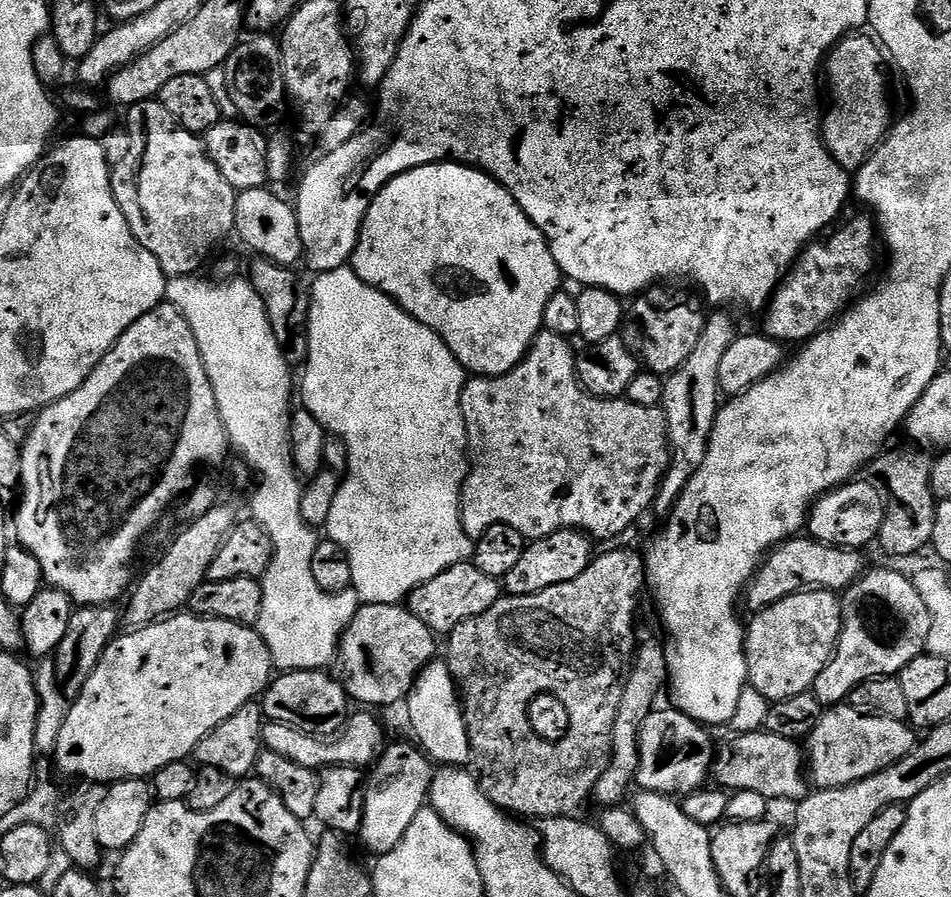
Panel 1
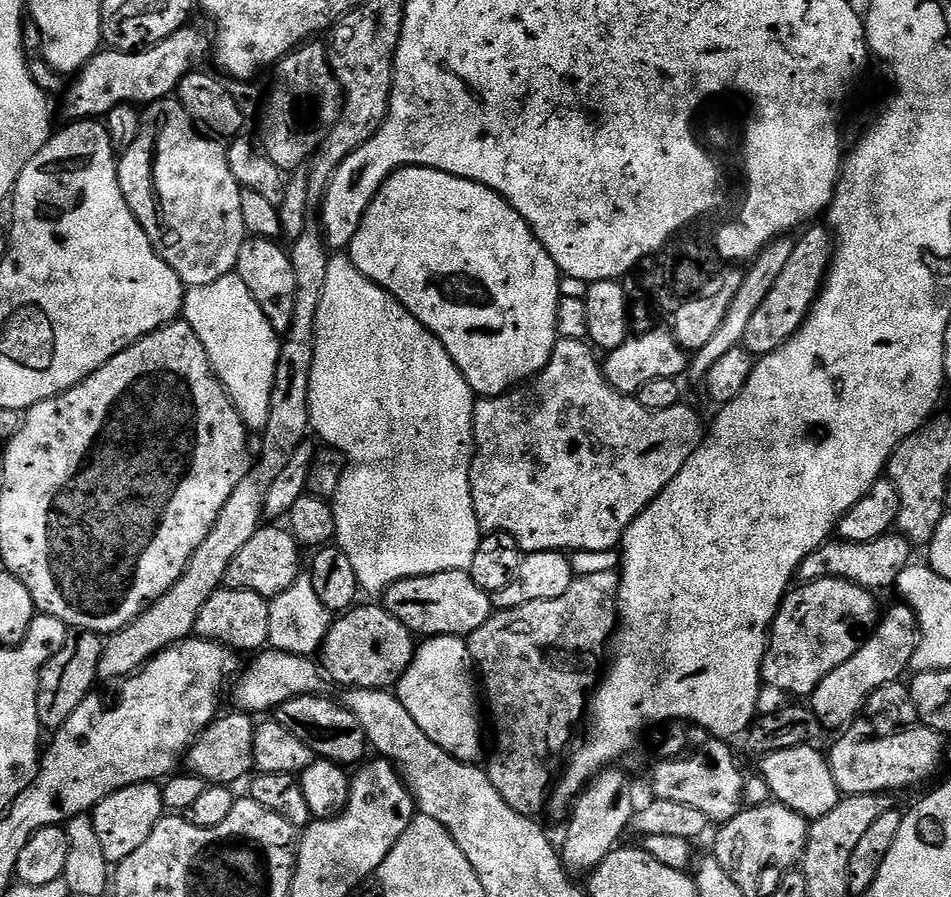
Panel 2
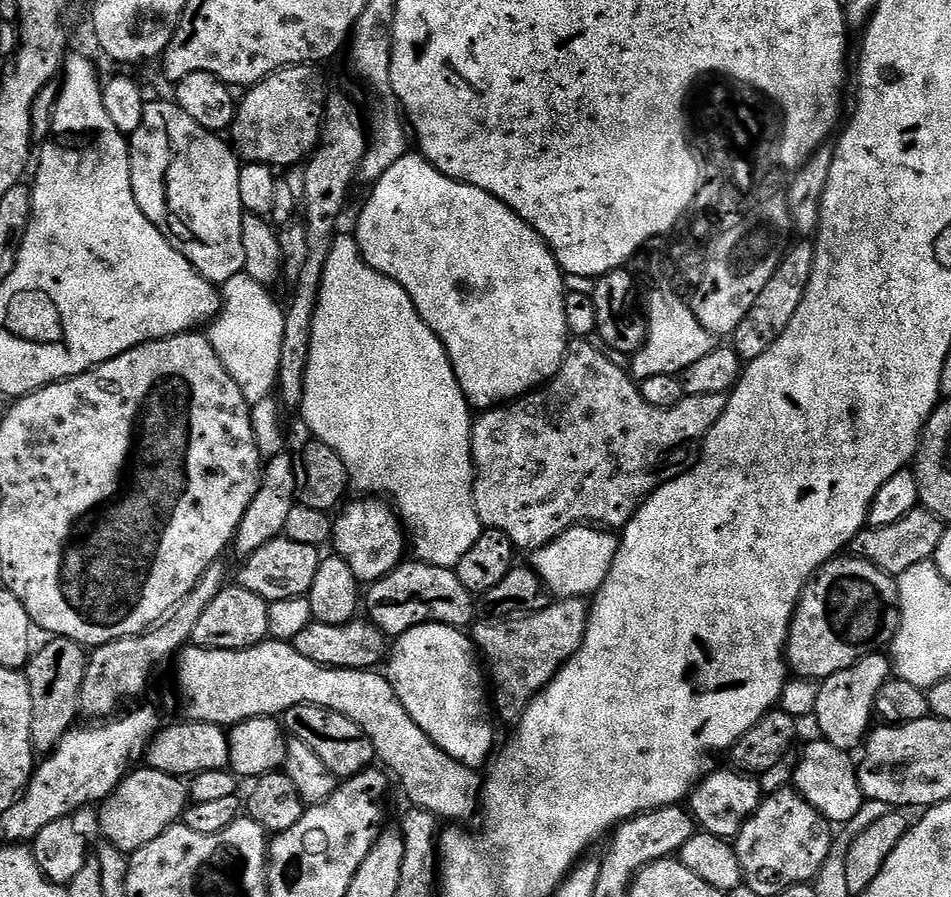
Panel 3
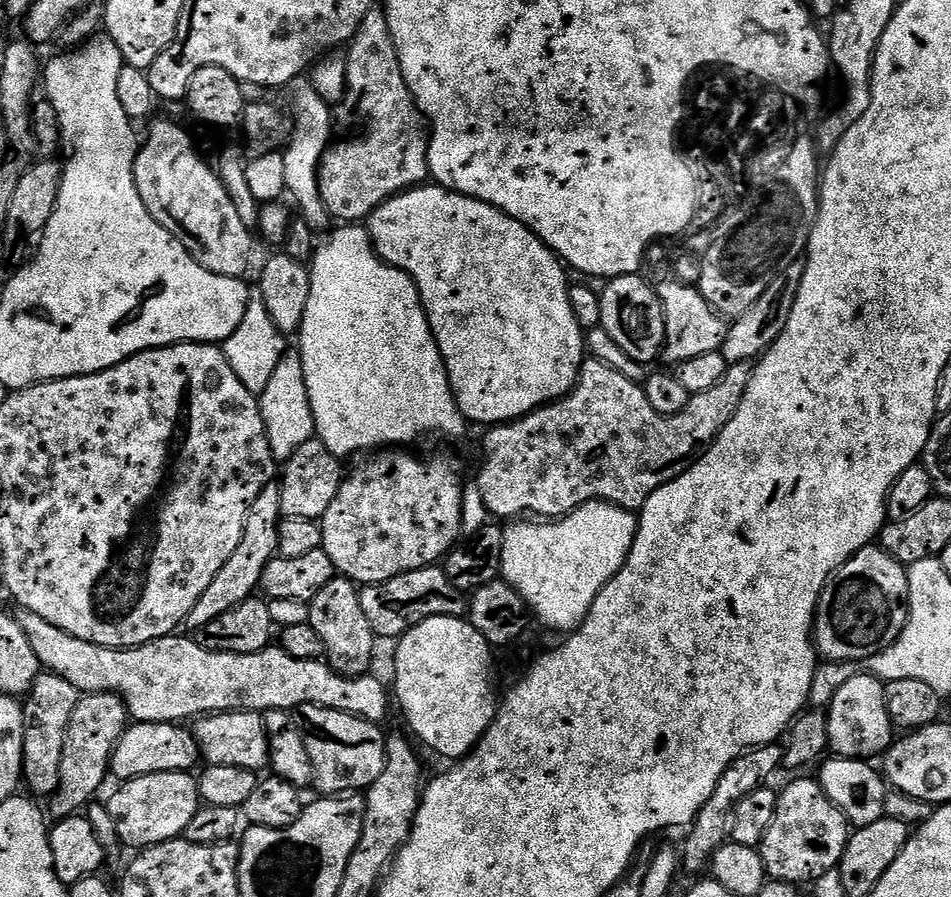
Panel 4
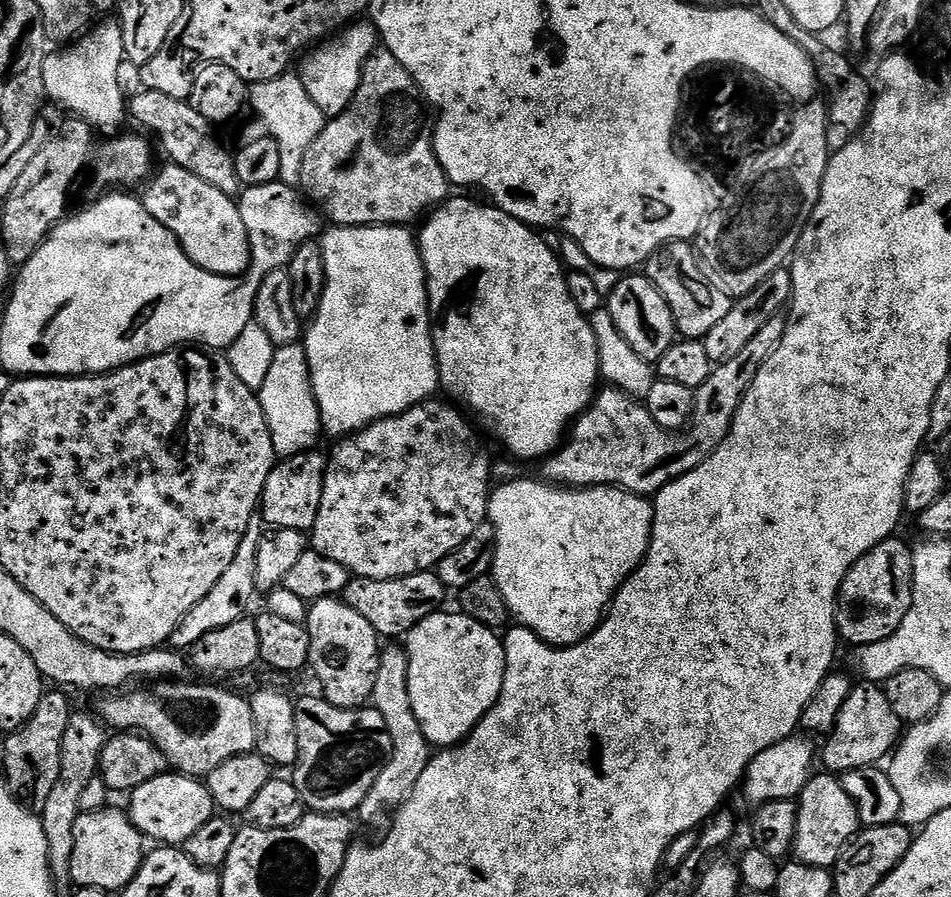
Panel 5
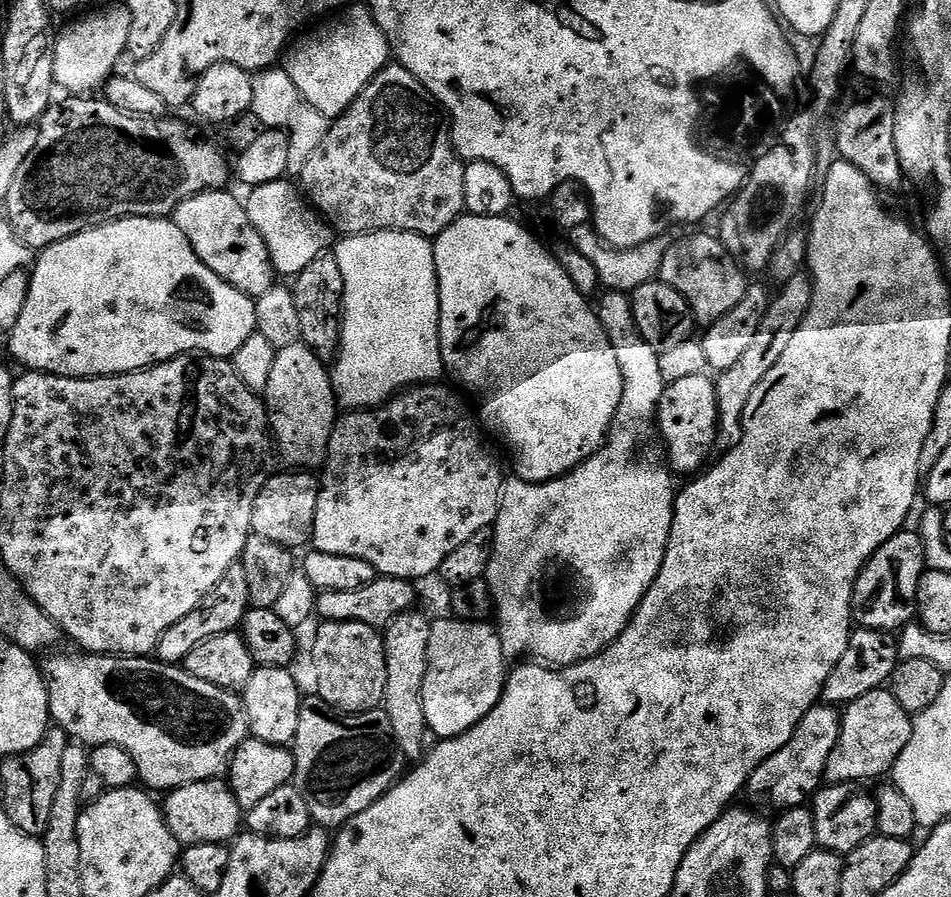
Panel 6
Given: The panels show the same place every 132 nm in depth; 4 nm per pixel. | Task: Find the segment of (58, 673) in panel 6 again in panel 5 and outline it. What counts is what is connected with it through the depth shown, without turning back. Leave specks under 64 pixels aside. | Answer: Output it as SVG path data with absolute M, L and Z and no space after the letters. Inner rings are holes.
M156 682L151 686L140 686L135 690L125 691L123 694L109 695L105 699L108 701L101 706L99 715L109 729L147 736L162 750L169 765L177 773L185 776L206 778L215 768L222 766L222 762L235 756L246 756L256 752L254 714L245 697L235 696L222 688L211 688L208 684L180 683L184 682Z

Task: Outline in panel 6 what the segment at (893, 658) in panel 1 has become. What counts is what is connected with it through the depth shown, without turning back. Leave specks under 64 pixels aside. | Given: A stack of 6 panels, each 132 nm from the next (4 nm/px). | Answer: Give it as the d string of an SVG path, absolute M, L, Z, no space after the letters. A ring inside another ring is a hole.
M891 690L862 694L862 698L843 709L838 746L834 746L830 762L826 762L825 781L829 784L855 784L869 782L875 776L887 777L902 750L906 750L906 742L910 742L912 721L909 712L898 706L898 698L894 698Z

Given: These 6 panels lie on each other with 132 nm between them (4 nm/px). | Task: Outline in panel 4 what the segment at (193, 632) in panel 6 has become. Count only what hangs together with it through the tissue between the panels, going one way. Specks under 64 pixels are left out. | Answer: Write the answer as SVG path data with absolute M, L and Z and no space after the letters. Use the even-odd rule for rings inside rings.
M276 482L264 487L262 494L258 494L258 498L254 498L254 502L250 502L250 510L246 514L246 522L242 530L242 542L238 542L234 554L230 554L226 566L222 566L222 570L218 570L214 582L210 582L210 586L206 586L202 598L198 598L198 602L194 602L194 610L190 610L190 614L183 623L185 629L195 630L206 626L206 622L214 622L214 618L226 614L226 610L234 610L234 606L253 599L254 593L260 586L262 570L266 570L266 566L272 561L273 556L277 555L278 526L282 519L281 506L280 485Z

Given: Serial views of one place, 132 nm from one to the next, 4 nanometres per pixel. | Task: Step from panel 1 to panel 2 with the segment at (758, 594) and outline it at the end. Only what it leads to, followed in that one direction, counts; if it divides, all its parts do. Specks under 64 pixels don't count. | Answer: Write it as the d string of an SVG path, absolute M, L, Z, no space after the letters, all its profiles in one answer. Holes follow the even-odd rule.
M899 534L879 536L870 542L850 542L836 538L823 544L821 548L814 550L804 559L800 564L798 576L804 582L837 576L840 580L861 584L863 588L869 590L891 589L895 585L900 571L909 567L910 561L913 559L913 557L911 558L912 551L914 548L910 541Z

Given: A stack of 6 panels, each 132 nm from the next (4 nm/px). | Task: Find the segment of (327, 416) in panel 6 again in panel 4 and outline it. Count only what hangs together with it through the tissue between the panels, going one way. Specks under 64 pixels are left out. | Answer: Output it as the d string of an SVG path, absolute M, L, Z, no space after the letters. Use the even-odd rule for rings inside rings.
M285 351L266 390L259 393L258 399L266 438L270 442L272 456L277 462L288 460L299 448L306 446L306 442L314 439L316 436L314 410L310 410L310 394L306 394L306 374L302 370L299 351Z

